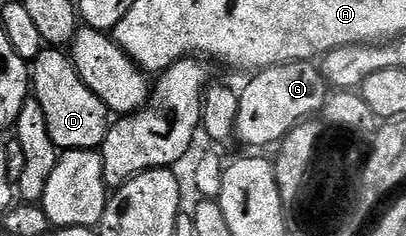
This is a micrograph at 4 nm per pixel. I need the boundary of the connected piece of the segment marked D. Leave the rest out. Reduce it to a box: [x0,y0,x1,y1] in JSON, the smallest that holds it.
[31,48,111,151]

